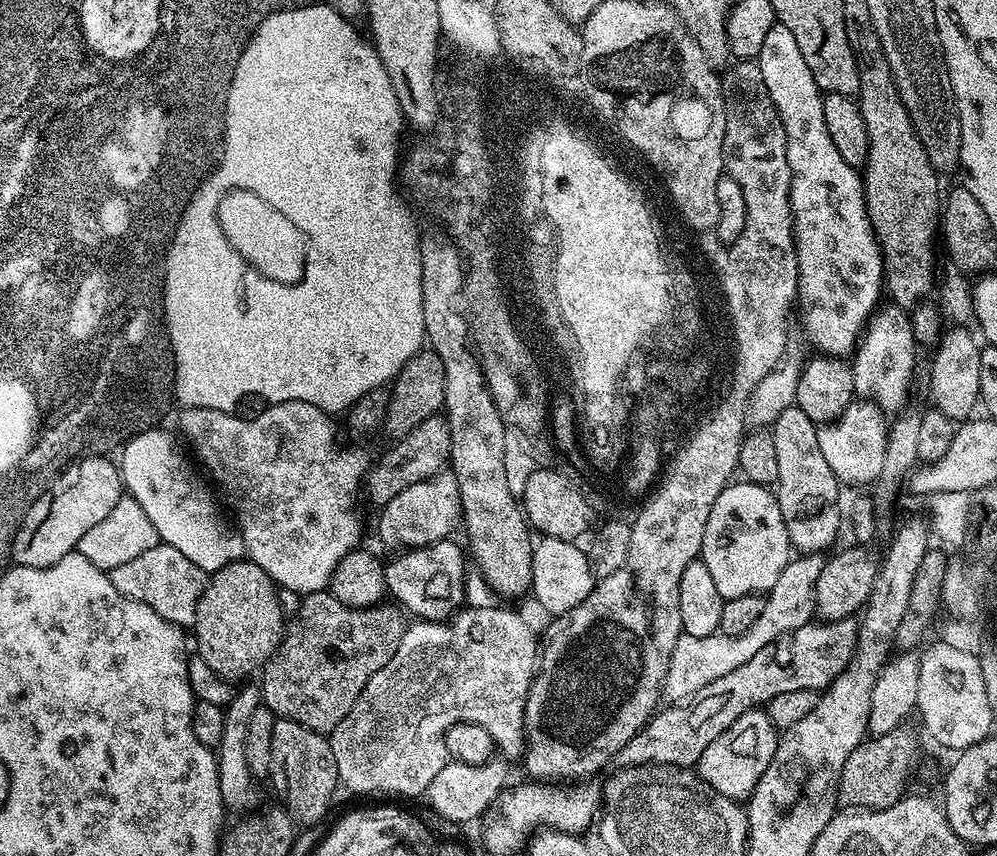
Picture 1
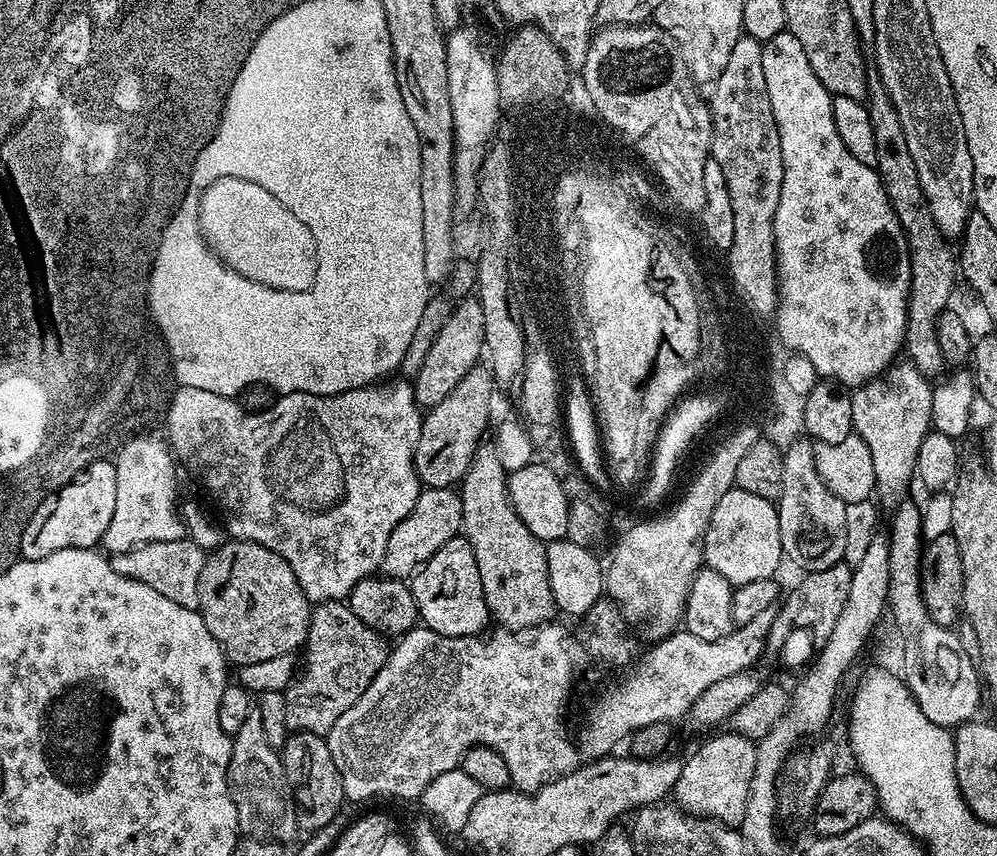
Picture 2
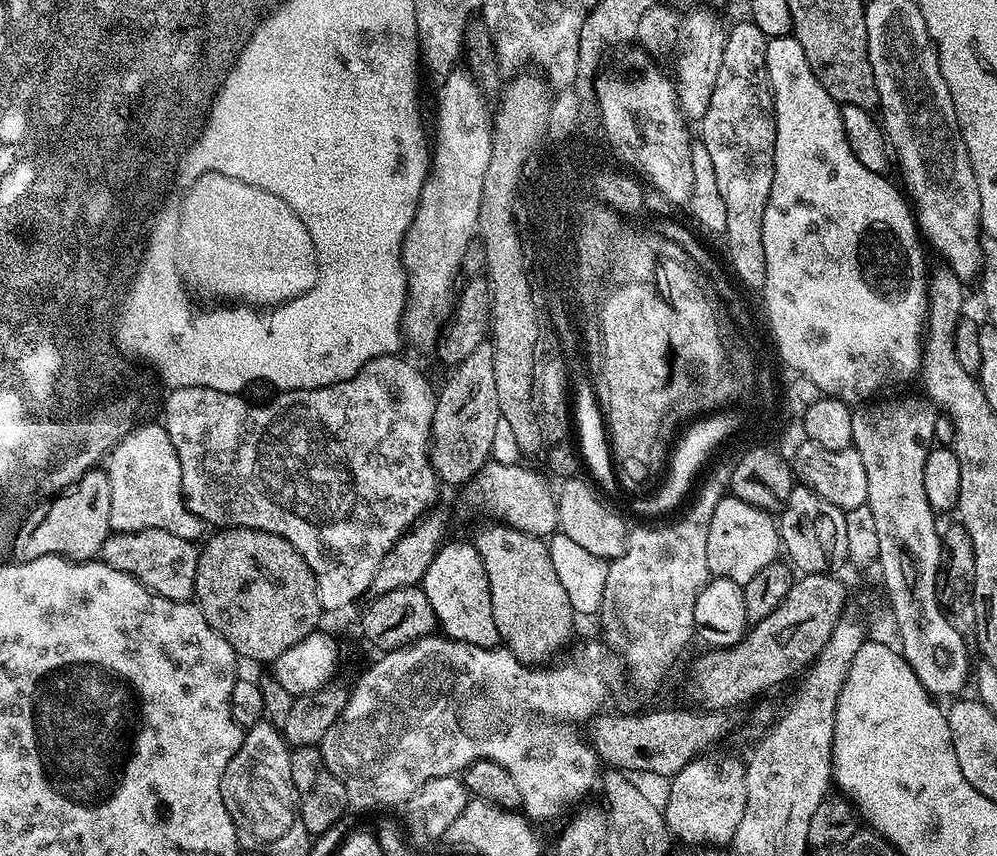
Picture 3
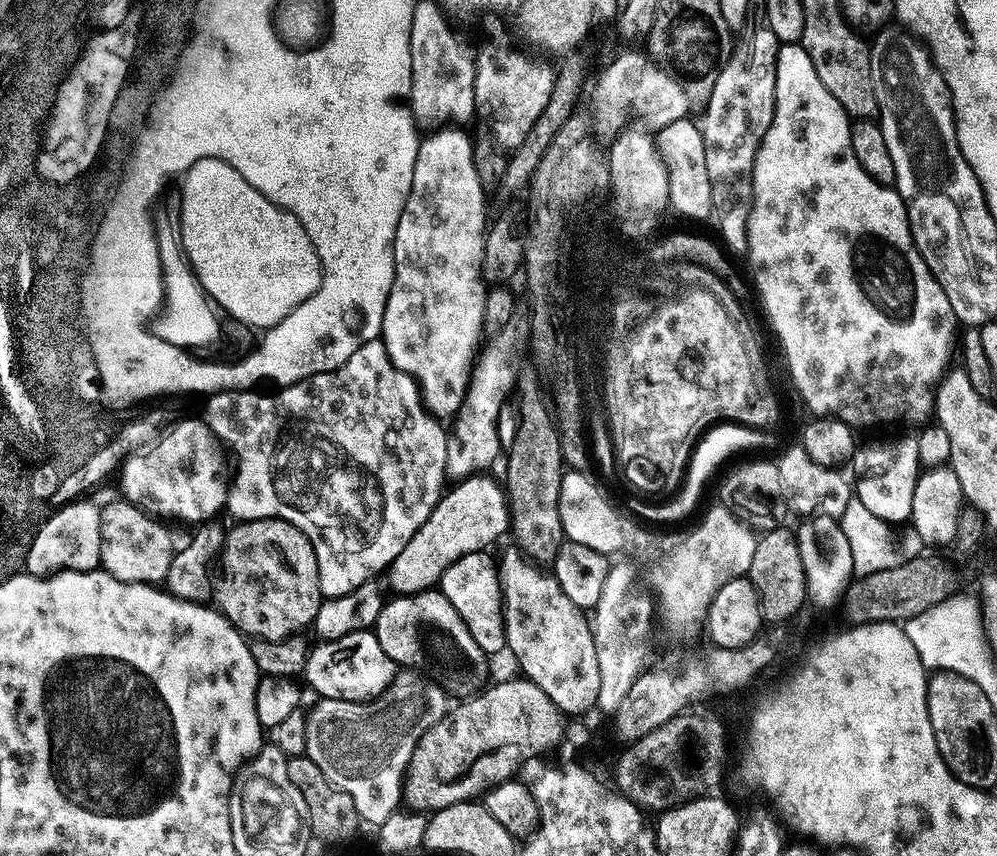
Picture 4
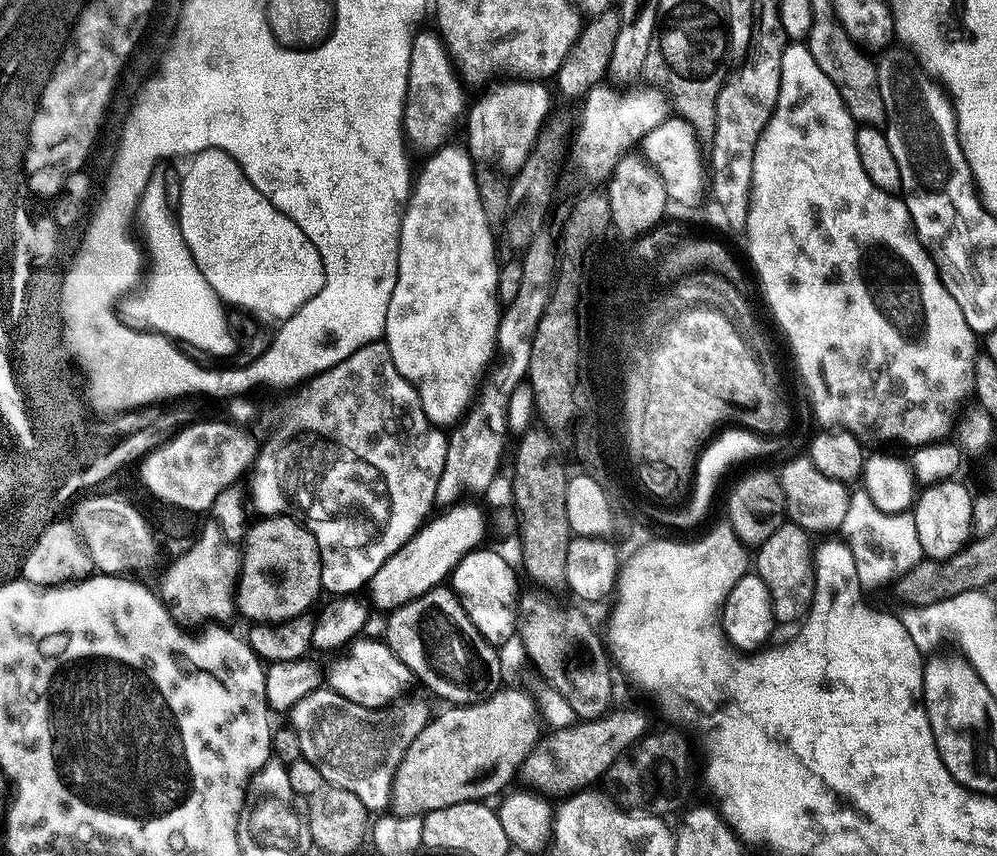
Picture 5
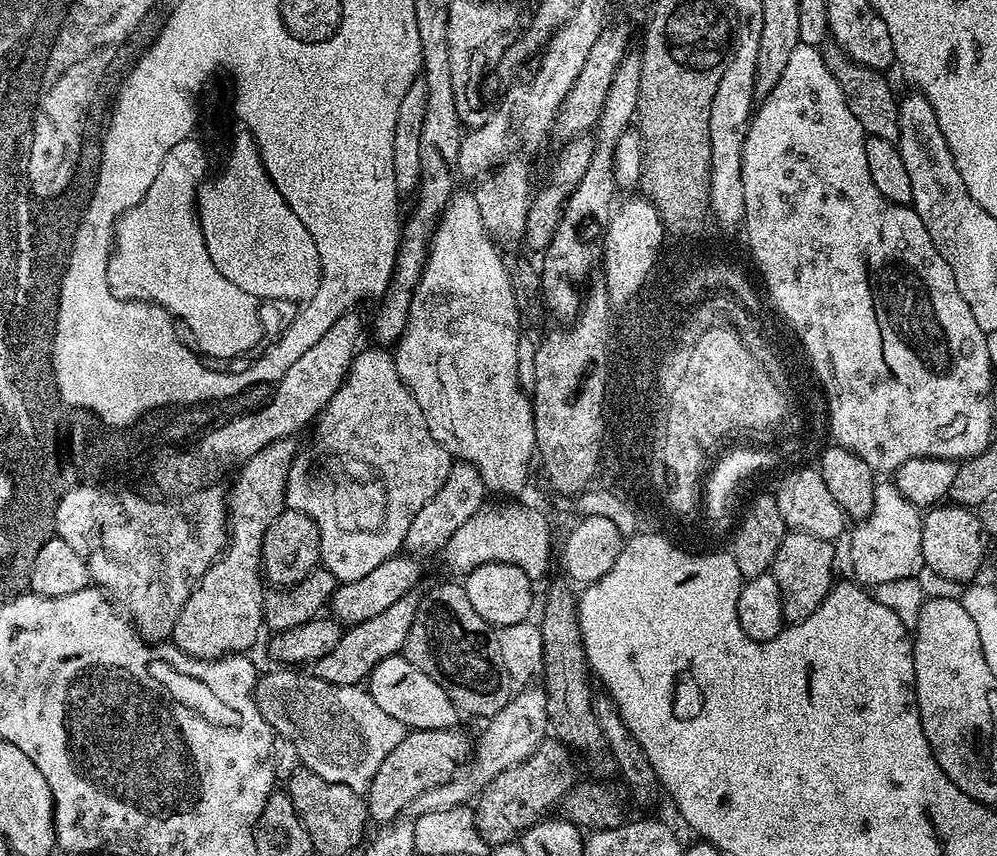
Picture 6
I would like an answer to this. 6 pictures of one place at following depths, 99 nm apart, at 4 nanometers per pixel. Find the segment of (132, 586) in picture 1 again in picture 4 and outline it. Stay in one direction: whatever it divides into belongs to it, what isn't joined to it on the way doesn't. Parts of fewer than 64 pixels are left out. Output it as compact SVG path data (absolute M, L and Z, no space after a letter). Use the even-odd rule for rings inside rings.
M119 499L116 504L116 566L102 566L103 571L122 582L163 585L168 579L174 547L171 534L159 523L163 524L155 515Z

